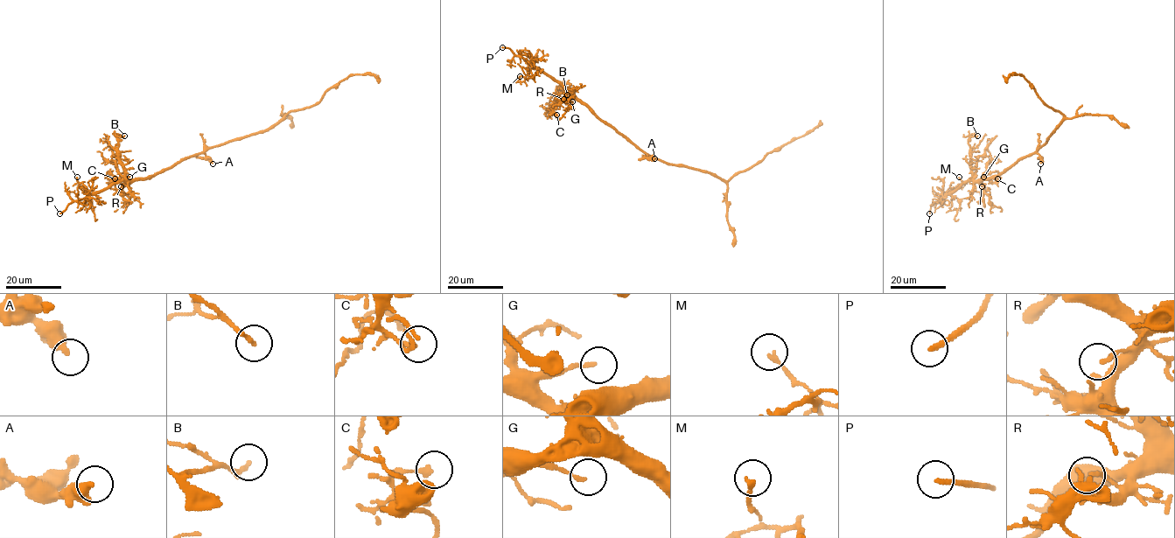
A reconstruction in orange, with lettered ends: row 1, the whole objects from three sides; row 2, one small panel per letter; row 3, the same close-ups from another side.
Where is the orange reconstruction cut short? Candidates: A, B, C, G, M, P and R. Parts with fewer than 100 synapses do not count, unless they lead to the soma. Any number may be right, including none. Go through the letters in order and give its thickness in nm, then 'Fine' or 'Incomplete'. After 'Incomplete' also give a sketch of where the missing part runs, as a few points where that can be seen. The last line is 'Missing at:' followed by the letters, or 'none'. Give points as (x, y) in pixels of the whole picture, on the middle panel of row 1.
A: Thickness 360 nm. Fine
B: Thickness 190 nm. Fine
C: Thickness 220 nm. Fine
G: Thickness 120 nm. Fine
M: Thickness 180 nm. Fine
P: Thickness 200 nm. Incomplete
R: Thickness 140 nm. Fine
Missing at: P

